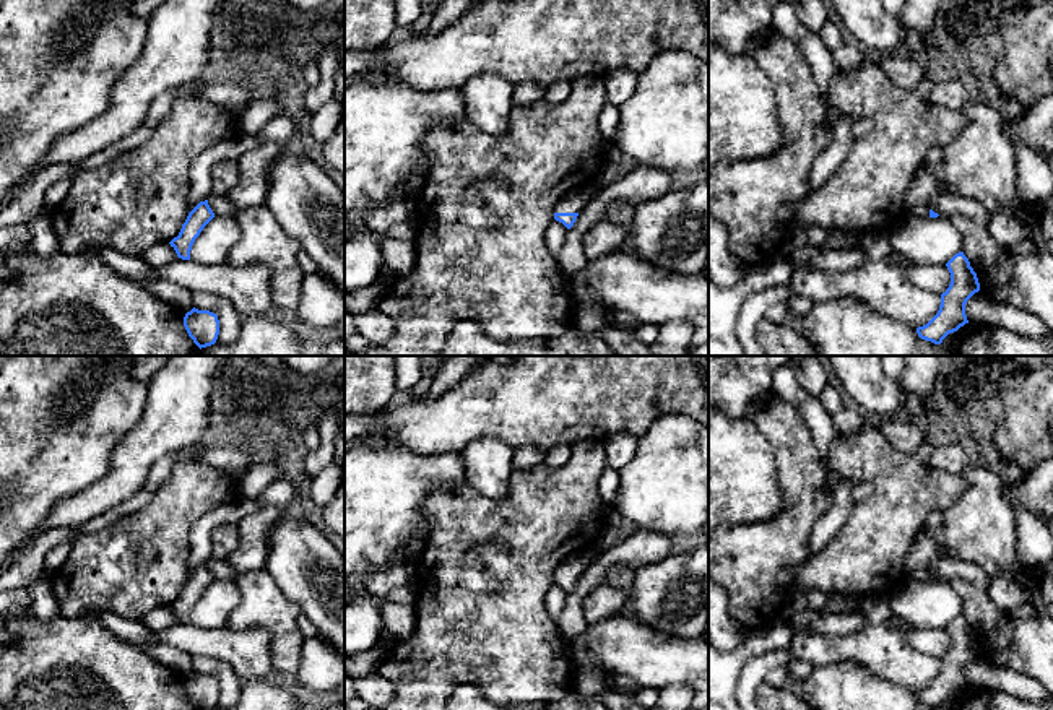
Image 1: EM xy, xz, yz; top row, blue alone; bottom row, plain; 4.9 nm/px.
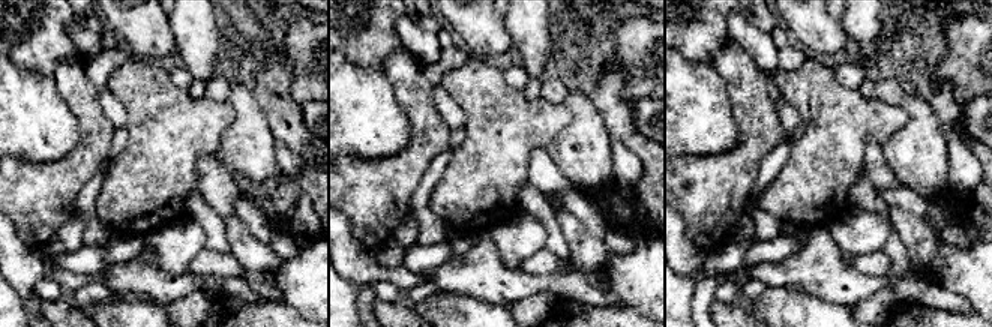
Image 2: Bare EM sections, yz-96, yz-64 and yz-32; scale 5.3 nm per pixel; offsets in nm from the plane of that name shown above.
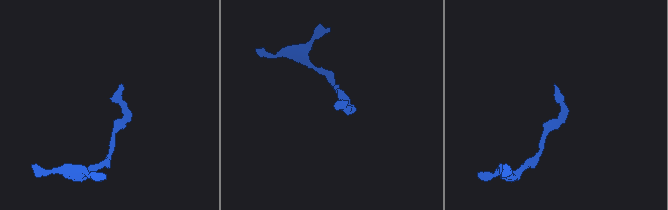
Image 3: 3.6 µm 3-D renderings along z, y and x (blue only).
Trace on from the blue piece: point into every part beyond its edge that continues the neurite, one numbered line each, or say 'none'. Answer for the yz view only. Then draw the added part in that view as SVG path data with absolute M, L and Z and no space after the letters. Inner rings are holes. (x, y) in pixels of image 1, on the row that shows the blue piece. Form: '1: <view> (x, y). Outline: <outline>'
1: yz (980, 164). Outline: M968 101L962 112L967 125L942 149L942 161L936 167L923 166L905 197L905 213L930 216L930 203L938 193L960 195L980 201L990 214L1016 205L1019 192L1016 143L1006 133L1006 123L996 107L980 101Z

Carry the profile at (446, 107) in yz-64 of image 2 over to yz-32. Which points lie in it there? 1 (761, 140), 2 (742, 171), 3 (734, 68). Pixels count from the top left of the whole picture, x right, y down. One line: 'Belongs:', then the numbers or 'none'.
Belongs: none

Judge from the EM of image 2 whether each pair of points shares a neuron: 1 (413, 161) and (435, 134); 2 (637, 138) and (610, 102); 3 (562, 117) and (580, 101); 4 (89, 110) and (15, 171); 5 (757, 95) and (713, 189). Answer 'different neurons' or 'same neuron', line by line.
1: same neuron
2: same neuron
3: different neurons
4: same neuron
5: same neuron

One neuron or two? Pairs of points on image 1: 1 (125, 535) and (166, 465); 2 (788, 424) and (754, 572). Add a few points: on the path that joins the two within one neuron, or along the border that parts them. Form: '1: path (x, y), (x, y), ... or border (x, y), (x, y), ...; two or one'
1: border (166, 478), (143, 506), (108, 525); two
2: path (797, 462), (797, 517), (787, 535); one

